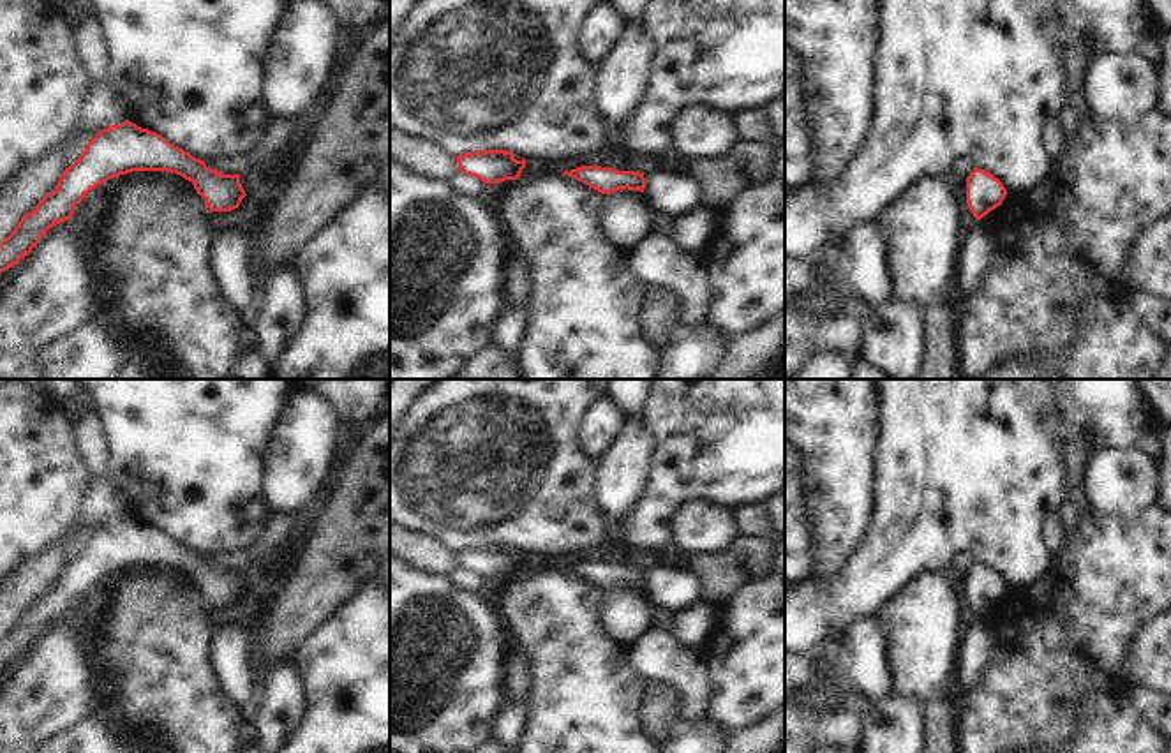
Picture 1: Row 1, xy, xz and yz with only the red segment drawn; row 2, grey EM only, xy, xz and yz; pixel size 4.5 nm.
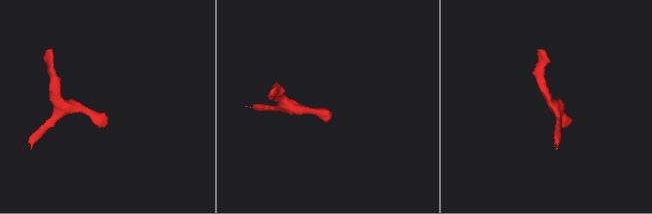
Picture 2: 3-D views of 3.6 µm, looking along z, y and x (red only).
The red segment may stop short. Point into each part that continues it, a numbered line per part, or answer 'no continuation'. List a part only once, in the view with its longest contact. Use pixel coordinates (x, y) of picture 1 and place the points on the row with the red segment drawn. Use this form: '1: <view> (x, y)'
no continuation

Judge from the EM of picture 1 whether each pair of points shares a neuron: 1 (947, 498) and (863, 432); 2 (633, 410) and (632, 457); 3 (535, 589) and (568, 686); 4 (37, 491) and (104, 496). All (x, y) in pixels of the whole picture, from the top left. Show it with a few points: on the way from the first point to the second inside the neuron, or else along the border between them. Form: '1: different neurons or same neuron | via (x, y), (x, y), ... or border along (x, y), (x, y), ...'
1: different neurons | border along (882, 402), (873, 484)
2: different neurons | border along (626, 420), (642, 425)
3: same neuron | via (549, 614), (563, 637), (563, 662)
4: different neurons | border along (92, 477), (78, 521), (67, 531)

